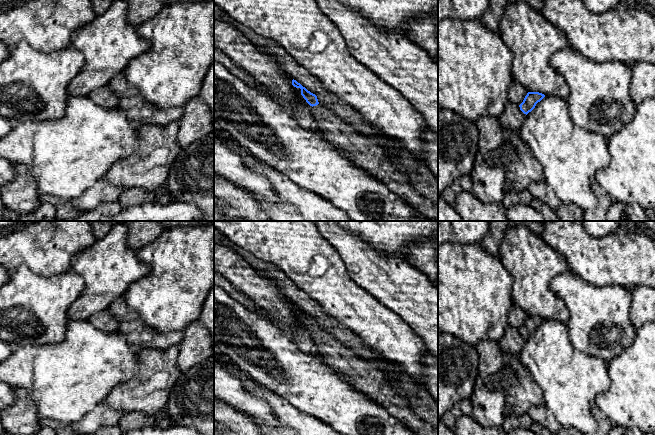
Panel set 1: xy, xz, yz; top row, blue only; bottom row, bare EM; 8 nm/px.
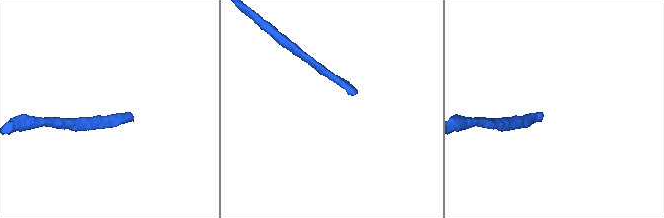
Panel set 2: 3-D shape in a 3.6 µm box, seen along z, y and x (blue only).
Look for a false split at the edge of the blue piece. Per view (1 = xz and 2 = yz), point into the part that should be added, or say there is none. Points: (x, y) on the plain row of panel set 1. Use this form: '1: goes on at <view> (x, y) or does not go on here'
1: goes on at xz (368, 380)
2: does not go on here

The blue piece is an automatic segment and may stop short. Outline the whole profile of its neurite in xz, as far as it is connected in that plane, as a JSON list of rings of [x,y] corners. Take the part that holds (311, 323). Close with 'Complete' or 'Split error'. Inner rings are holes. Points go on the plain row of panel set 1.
[[[296,304],[292,309],[301,313],[301,319],[312,331],[317,351],[325,363],[348,377],[348,384],[385,408],[416,435],[438,435],[438,430],[422,420],[385,378],[384,374],[357,356],[335,337],[318,326],[317,320]]]. Split error

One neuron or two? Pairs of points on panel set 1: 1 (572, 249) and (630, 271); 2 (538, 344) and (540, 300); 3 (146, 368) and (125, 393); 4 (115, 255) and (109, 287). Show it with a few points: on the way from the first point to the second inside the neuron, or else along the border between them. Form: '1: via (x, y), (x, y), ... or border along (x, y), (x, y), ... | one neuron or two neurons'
1: via (586, 256), (595, 260), (616, 260) | one neuron
2: border along (545, 319), (557, 319), (565, 323) | two neurons
3: via (143, 374), (130, 387) | one neuron
4: via (109, 263), (109, 279) | one neuron

